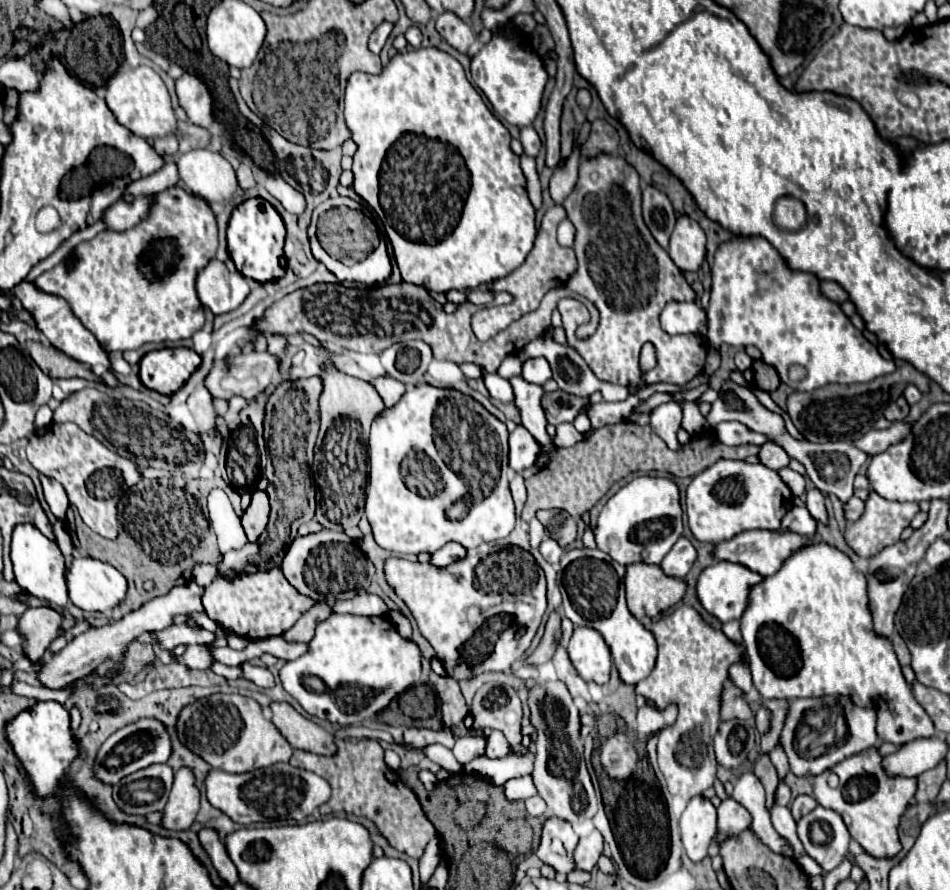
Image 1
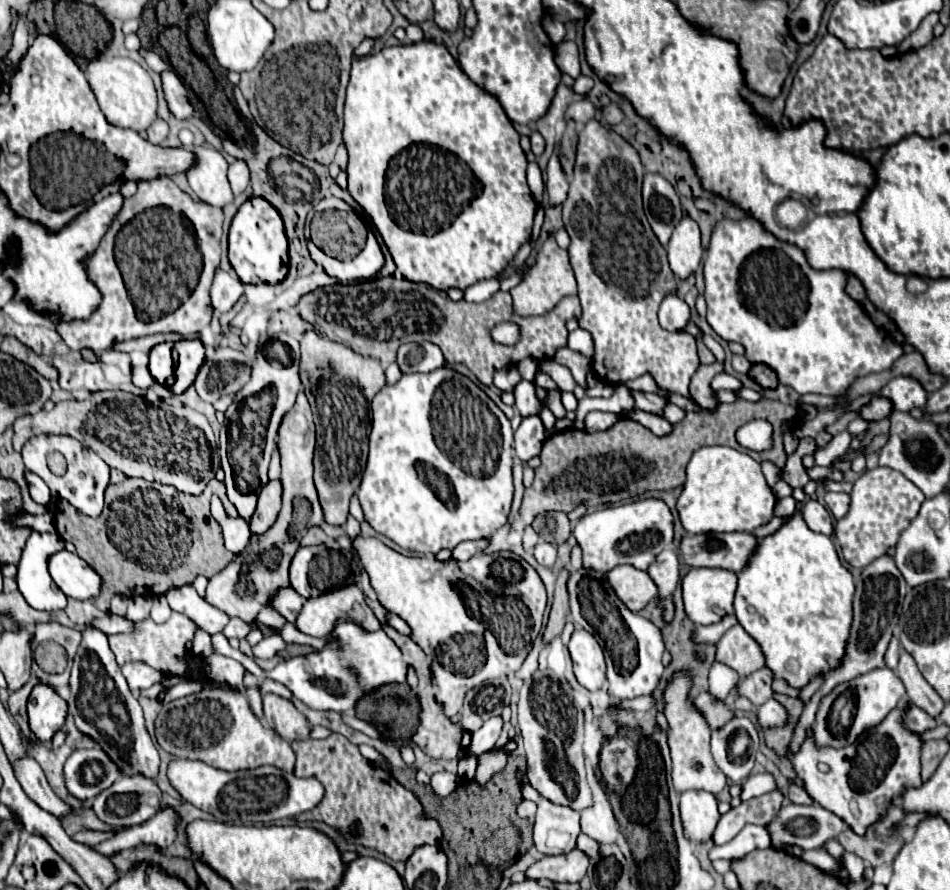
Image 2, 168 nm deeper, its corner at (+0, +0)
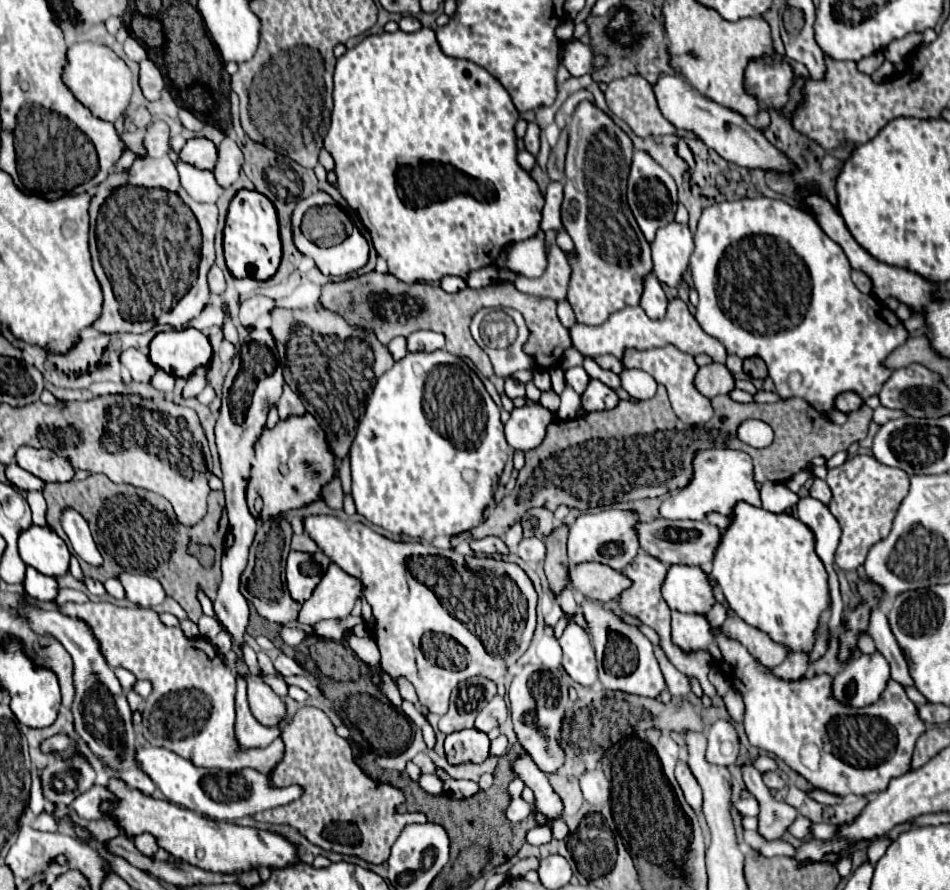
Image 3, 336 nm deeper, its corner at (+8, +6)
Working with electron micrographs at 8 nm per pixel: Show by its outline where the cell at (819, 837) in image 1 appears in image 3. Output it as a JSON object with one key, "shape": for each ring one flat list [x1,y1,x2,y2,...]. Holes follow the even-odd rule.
{"shape":[[742,762,740,770,744,776,746,788,760,802,758,832,768,840,778,840,786,832,786,828,790,826,790,820,794,820,794,816,798,816,798,812,794,812,794,808,790,808,788,804,774,800,770,790,762,784,762,774,754,768,754,764]]}

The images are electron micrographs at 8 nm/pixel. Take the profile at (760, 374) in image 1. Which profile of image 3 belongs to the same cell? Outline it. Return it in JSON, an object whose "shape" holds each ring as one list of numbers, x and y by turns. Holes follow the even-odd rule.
{"shape":[[752,356,752,358,746,358,744,360,744,372,750,374,752,378,766,378,766,364,762,358,758,356]]}

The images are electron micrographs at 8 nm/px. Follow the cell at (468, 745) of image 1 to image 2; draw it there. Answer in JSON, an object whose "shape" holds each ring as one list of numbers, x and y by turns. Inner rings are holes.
{"shape":[[500,716,498,718,490,718,480,730,476,730,472,734,470,746,466,750,462,748,458,752,458,760,466,758,466,756,480,756,480,754,492,750,496,740,498,740,498,736,500,736,500,730,502,730,502,718]]}

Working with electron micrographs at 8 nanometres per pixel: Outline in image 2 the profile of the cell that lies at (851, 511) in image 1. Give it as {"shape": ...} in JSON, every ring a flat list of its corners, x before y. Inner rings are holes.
{"shape":[[828,492,826,494,826,504,834,518,844,518,850,510,850,496,844,492]]}

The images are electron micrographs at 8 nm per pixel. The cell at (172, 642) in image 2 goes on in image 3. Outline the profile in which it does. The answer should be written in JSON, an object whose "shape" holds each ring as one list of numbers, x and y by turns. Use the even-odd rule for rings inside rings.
{"shape":[[64,602,58,604,58,610,82,620,90,628,110,666,126,668,136,678,152,682,152,692,142,712,142,734,152,746,172,750,194,766,222,768,225,772,254,768,270,774,274,764,282,760,280,738,270,748,252,748,246,752,234,748,236,676,206,638,188,640,178,626,164,626,150,608,126,608,110,602]]}

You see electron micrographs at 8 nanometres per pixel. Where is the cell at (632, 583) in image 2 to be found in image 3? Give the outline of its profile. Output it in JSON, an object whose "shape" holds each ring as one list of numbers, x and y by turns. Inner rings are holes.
{"shape":[[586,562,568,568,568,584,588,600,610,602,630,586,630,580,606,564]]}

